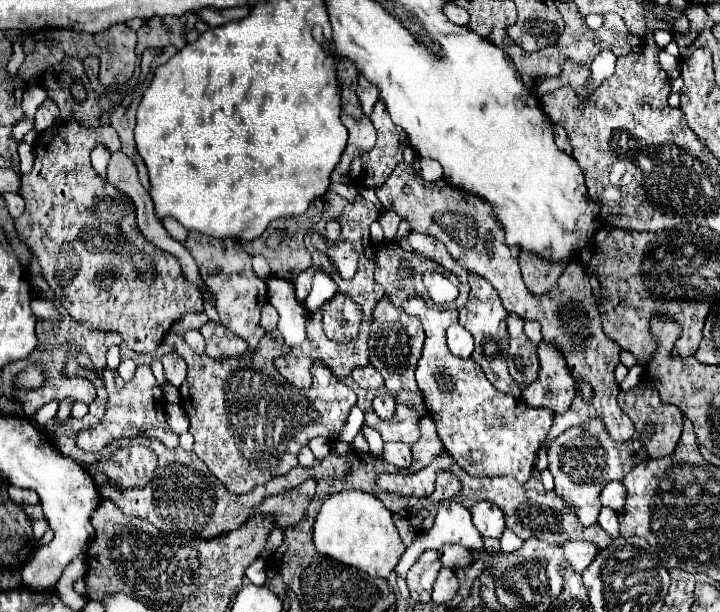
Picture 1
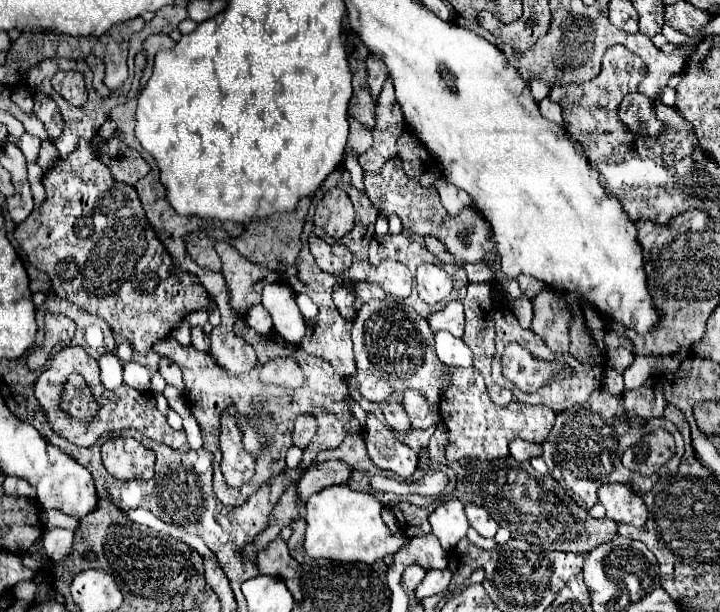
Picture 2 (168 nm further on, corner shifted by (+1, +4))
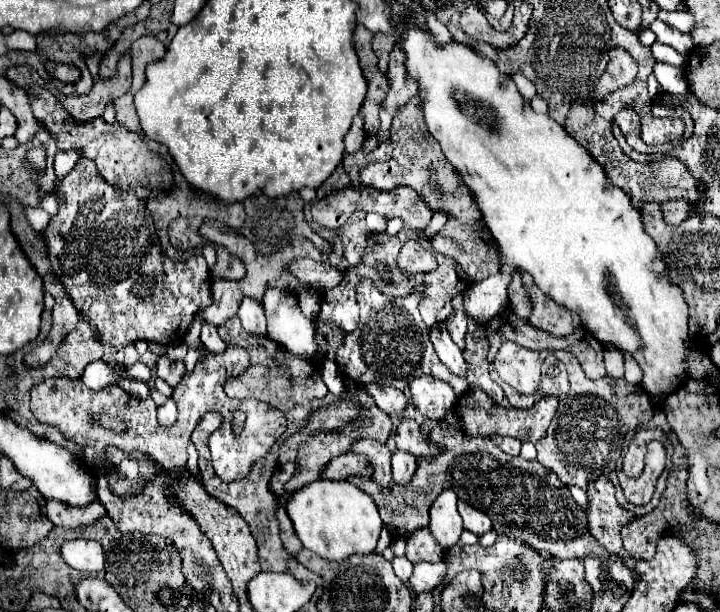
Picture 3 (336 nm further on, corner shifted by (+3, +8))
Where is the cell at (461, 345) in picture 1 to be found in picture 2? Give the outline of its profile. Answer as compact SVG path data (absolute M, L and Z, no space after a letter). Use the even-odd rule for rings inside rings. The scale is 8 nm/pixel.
M446 330L438 332L434 336L434 340L436 340L436 354L438 354L438 358L444 364L448 364L448 366L462 366L462 368L472 366L472 352L470 352L470 348L466 346L464 340L454 338Z

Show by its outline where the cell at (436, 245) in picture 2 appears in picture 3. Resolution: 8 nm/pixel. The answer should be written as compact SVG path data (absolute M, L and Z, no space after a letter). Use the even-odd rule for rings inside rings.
M448 220L446 226L434 236L432 246L436 252L454 258L460 264L460 268L468 274L470 282L484 280L492 274L498 274L498 270L500 270L496 240L490 236L490 232L486 228L476 228L476 224L468 224L468 228L464 228L464 224L460 224L458 220Z

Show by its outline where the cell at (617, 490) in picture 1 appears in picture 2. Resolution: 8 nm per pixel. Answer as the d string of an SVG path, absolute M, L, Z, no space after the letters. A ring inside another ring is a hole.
M604 484L598 488L598 498L606 506L608 518L616 522L628 522L634 526L644 526L646 506L640 496L636 496L626 484Z

